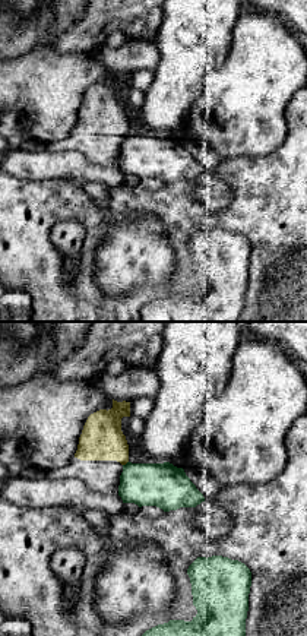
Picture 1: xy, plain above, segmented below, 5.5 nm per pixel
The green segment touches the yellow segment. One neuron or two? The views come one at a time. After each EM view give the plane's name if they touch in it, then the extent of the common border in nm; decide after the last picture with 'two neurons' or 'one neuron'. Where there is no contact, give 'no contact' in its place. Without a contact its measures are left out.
contact in xy; length 40 nm

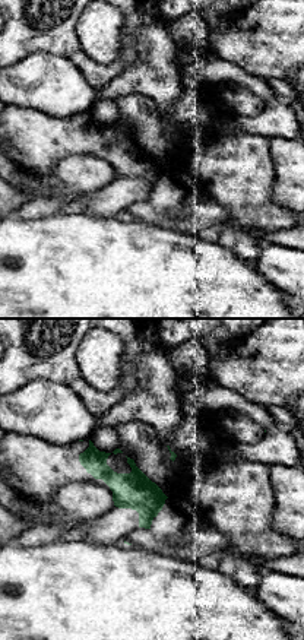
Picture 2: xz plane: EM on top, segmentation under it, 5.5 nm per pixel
no contact

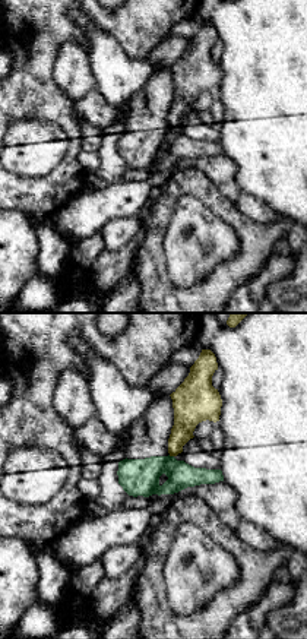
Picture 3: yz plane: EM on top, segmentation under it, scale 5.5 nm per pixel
contact in yz; length 30 nm

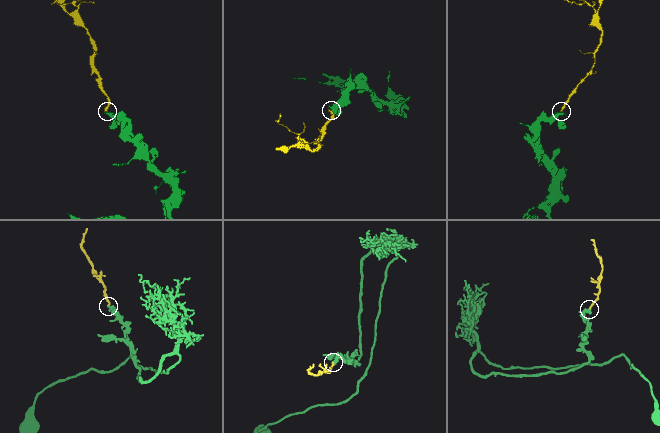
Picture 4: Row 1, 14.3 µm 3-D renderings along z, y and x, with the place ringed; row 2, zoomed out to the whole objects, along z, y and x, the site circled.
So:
two neurons

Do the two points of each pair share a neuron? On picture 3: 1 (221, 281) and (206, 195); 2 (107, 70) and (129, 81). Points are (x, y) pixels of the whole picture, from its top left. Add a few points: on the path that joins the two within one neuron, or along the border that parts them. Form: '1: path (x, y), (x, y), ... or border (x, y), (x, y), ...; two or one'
1: path (243, 259), (246, 256), (246, 230), (228, 212); one
2: path (113, 72), (123, 78); one

